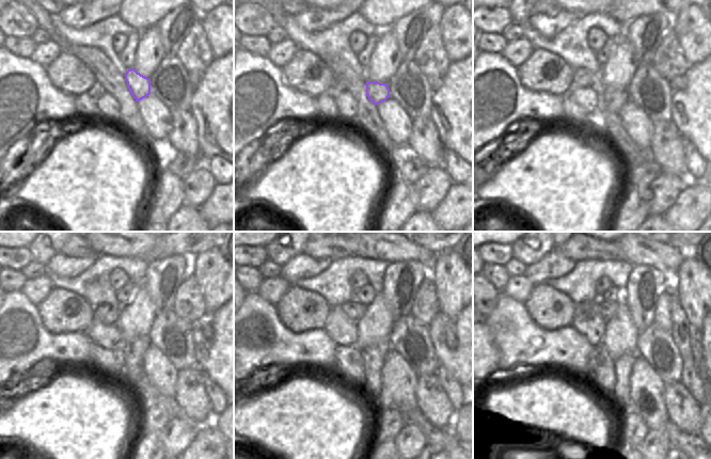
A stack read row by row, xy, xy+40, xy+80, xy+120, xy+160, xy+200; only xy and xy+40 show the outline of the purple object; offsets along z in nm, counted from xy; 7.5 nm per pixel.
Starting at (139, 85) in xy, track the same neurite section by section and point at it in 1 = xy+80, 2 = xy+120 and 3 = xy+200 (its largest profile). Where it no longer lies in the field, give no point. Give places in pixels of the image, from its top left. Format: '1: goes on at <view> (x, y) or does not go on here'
1: goes on at xy+80 (615, 97)
2: goes on at xy+120 (133, 349)
3: goes on at xy+200 (622, 364)

